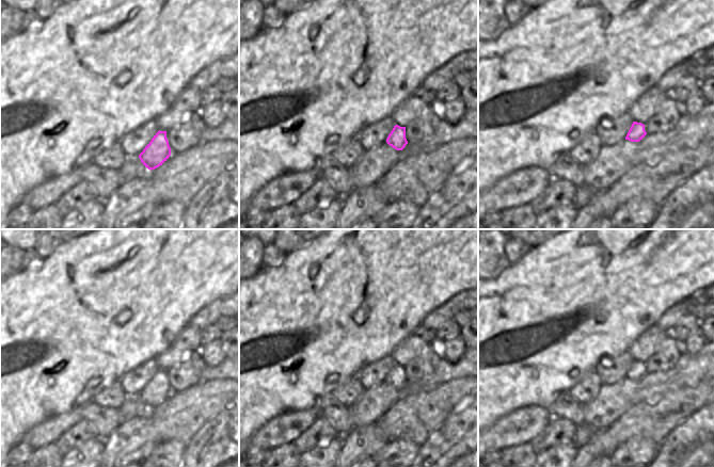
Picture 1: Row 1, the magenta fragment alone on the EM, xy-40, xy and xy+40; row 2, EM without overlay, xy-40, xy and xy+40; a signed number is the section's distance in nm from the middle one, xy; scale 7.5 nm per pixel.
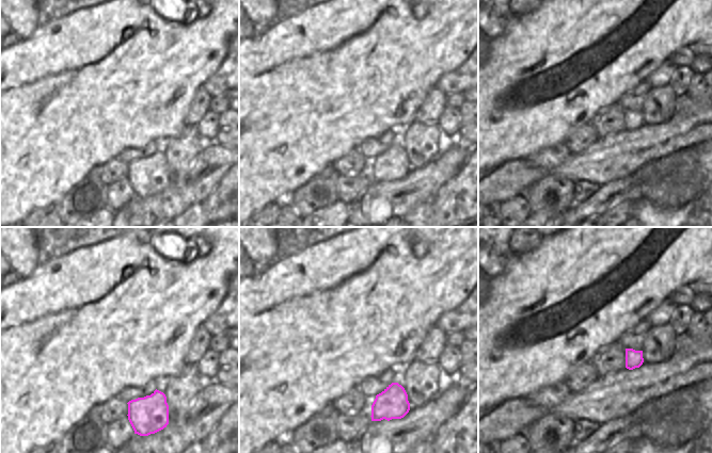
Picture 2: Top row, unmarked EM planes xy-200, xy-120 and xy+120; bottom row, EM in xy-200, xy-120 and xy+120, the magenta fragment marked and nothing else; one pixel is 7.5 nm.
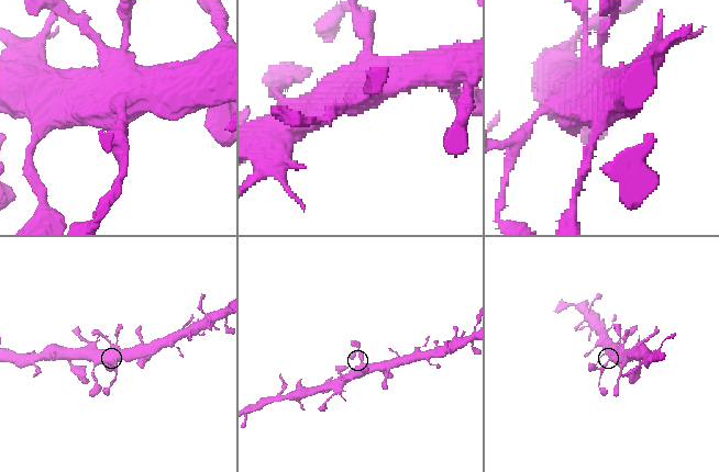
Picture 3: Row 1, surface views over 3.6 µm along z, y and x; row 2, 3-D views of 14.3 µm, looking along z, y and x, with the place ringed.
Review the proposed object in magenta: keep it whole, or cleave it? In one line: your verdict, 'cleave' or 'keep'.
keep

